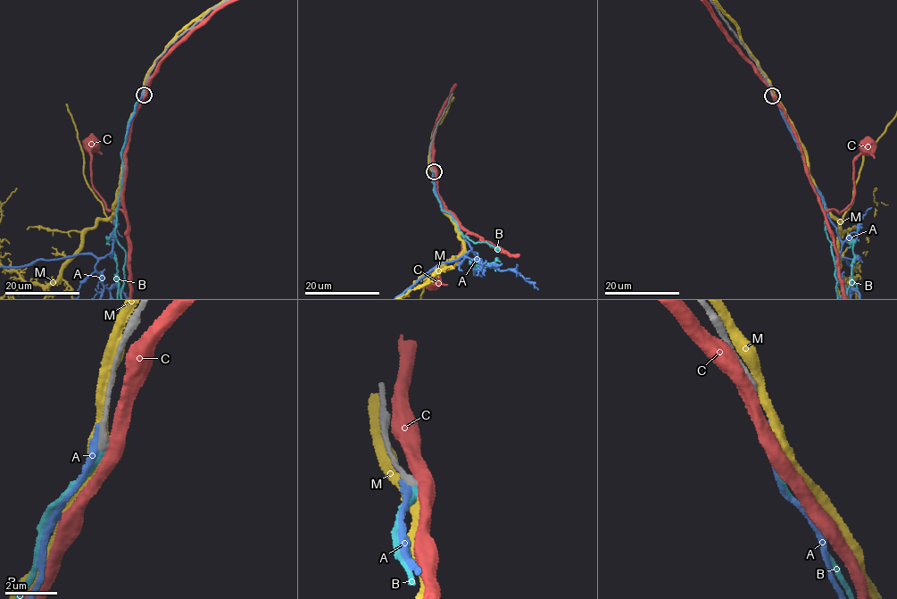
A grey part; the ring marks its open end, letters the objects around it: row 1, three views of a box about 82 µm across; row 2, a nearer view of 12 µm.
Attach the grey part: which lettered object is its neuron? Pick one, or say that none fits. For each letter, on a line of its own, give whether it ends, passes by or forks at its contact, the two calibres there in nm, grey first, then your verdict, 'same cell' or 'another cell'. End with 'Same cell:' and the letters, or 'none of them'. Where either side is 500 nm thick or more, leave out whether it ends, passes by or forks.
A: it ends; calibres 280 and 320 nm; another cell
B: it ends; calibres 260 and 170 nm; same cell
C: it passes by; calibres 280 and 480 nm; another cell
M: it passes by; calibres 280 and 480 nm; another cell
Same cell: B

